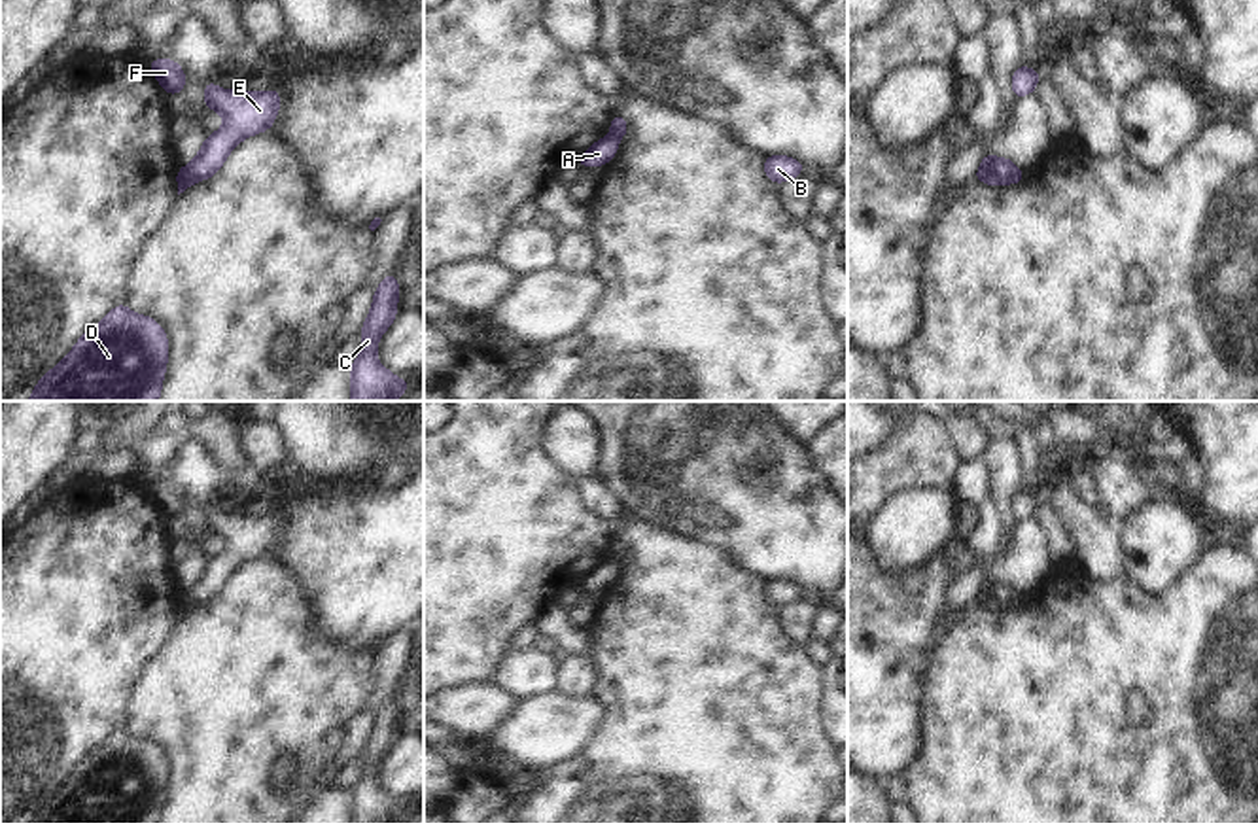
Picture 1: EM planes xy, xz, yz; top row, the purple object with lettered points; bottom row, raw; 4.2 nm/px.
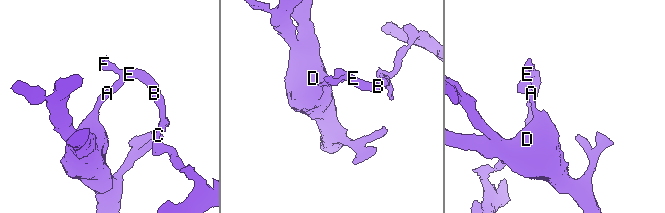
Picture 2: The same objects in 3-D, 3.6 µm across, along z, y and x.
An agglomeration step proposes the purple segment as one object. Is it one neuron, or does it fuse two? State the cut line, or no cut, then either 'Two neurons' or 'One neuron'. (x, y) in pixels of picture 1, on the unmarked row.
Split along xy (186, 591), (193, 606). Two neurons.

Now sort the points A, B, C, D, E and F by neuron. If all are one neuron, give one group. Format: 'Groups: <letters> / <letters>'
Groups: A D / B C E F.

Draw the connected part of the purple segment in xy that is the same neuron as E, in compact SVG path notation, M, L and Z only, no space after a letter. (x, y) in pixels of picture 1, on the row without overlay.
M208 505L204 526L206 532L218 534L225 547L218 556L208 558L199 579L187 588L193 605L214 600L240 564L269 554L280 532L280 518L276 513L223 515Z

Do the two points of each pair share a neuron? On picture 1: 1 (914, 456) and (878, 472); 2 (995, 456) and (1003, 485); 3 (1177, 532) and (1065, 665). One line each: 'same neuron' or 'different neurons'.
1: same neuron
2: same neuron
3: different neurons

